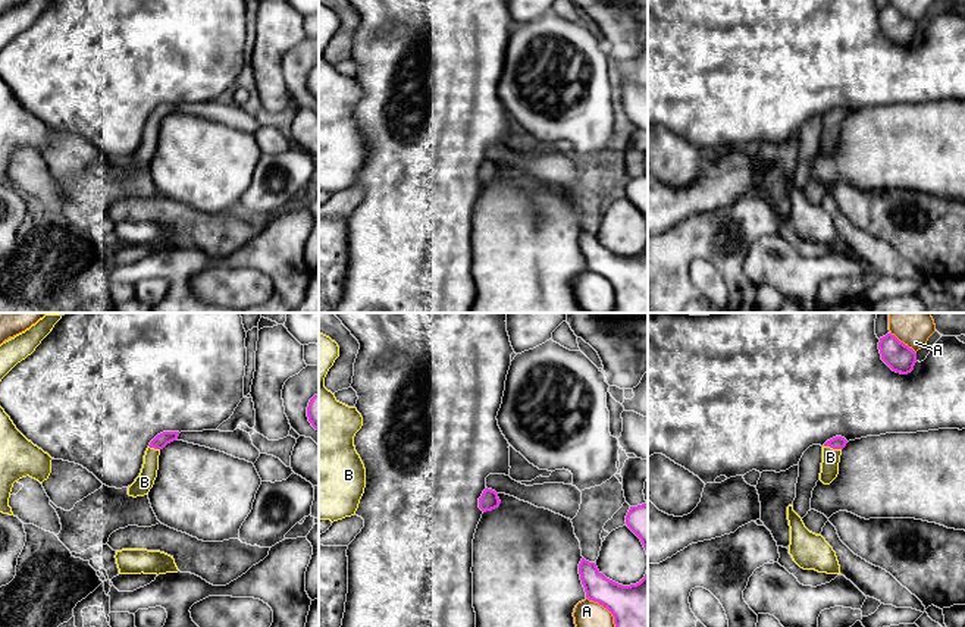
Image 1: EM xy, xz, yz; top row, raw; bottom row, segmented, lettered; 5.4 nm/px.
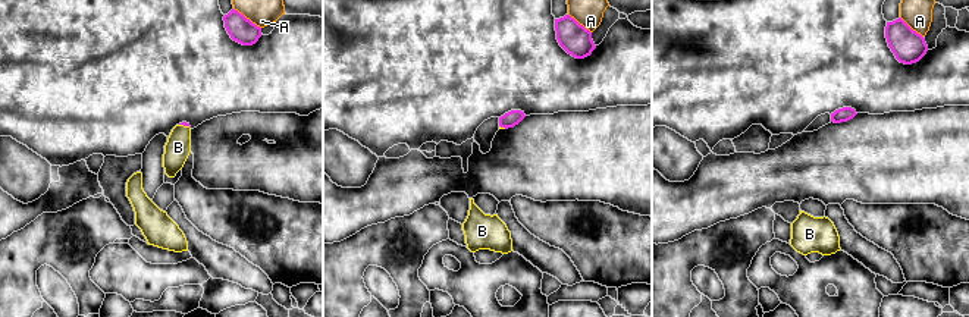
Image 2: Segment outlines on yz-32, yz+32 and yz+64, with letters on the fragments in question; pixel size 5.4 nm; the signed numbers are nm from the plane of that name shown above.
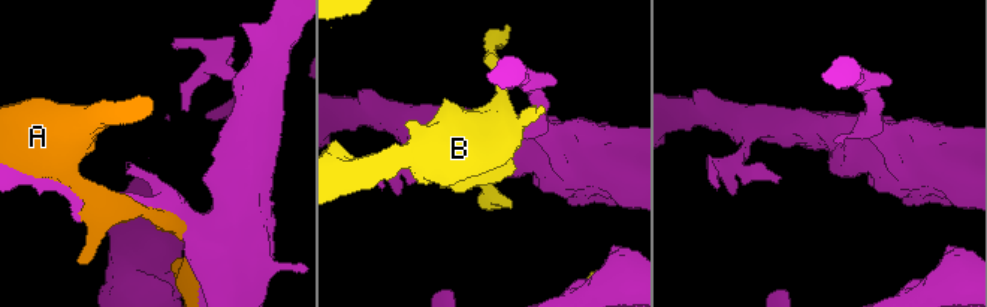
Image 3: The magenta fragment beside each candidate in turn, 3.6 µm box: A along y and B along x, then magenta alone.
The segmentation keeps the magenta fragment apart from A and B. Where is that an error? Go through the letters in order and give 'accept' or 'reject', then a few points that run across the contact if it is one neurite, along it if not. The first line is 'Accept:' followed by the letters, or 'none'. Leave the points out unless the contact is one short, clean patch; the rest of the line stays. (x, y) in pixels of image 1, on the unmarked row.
Accept: none
A: reject
B: reject

